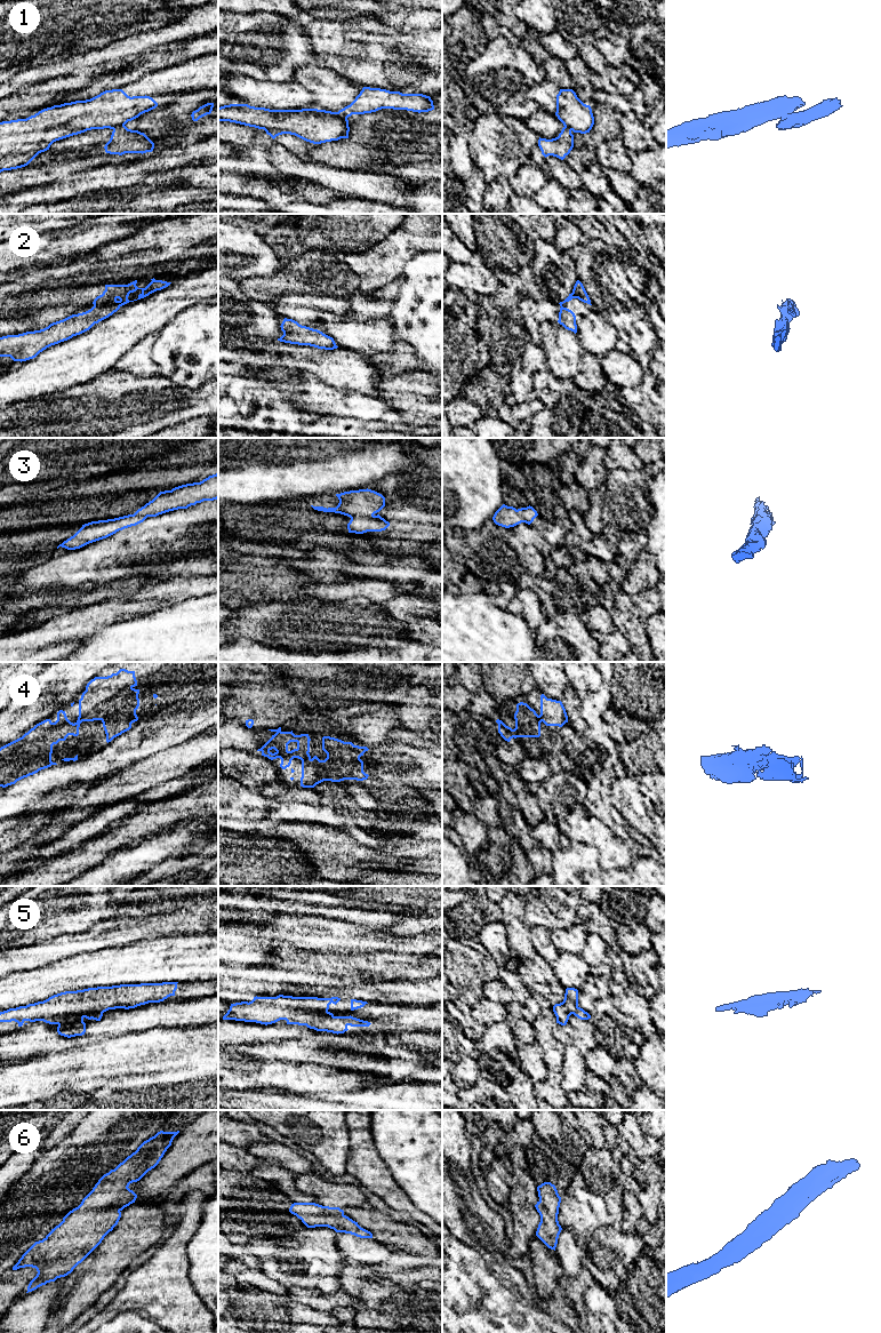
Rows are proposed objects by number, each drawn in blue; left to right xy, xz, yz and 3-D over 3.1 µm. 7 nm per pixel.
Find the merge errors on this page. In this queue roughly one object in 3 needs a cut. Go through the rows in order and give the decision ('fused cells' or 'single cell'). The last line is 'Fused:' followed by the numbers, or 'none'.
1: fused cells
2: single cell
3: single cell
4: single cell
5: single cell
6: single cell
Fused: 1

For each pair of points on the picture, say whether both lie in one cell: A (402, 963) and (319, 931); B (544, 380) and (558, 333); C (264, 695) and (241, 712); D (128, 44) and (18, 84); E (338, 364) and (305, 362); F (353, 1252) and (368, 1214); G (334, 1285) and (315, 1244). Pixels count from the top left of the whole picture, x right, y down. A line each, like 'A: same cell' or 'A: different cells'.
A: different cells
B: different cells
C: same cell
D: same cell
E: same cell
F: different cells
G: same cell

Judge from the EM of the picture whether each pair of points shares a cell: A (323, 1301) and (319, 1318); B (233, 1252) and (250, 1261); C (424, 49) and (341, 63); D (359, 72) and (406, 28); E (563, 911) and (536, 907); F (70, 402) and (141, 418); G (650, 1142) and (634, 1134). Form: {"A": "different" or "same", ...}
{"A": "different", "B": "same", "C": "same", "D": "different", "E": "same", "F": "same", "G": "same"}

